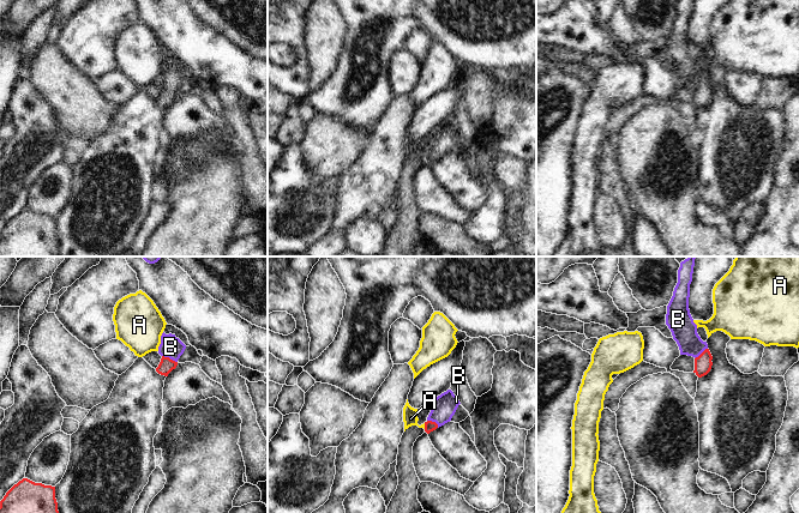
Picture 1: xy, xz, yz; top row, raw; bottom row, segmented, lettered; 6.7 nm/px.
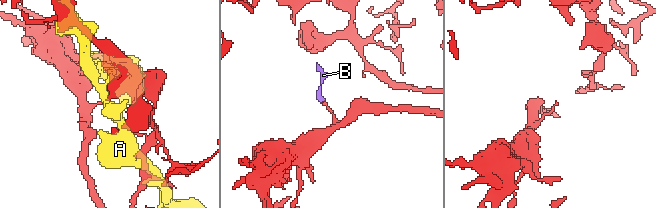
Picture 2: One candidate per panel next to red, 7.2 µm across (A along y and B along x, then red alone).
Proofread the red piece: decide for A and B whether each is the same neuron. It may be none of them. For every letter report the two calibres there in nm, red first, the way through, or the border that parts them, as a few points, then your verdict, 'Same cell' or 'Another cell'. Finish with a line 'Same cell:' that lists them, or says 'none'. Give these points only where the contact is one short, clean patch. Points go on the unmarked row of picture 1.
A: Thickness 70 nm (red) against 100 nm. Another cell
B: Thickness 100 nm (red) against 150 nm. Path across: xy (166, 97), (169, 90), (170, 78). Same cell
Same cell: B

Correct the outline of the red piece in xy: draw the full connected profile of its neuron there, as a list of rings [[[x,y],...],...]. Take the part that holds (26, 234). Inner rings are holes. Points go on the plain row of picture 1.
[[[23,210],[0,233],[0,256],[59,256],[55,218]]]

